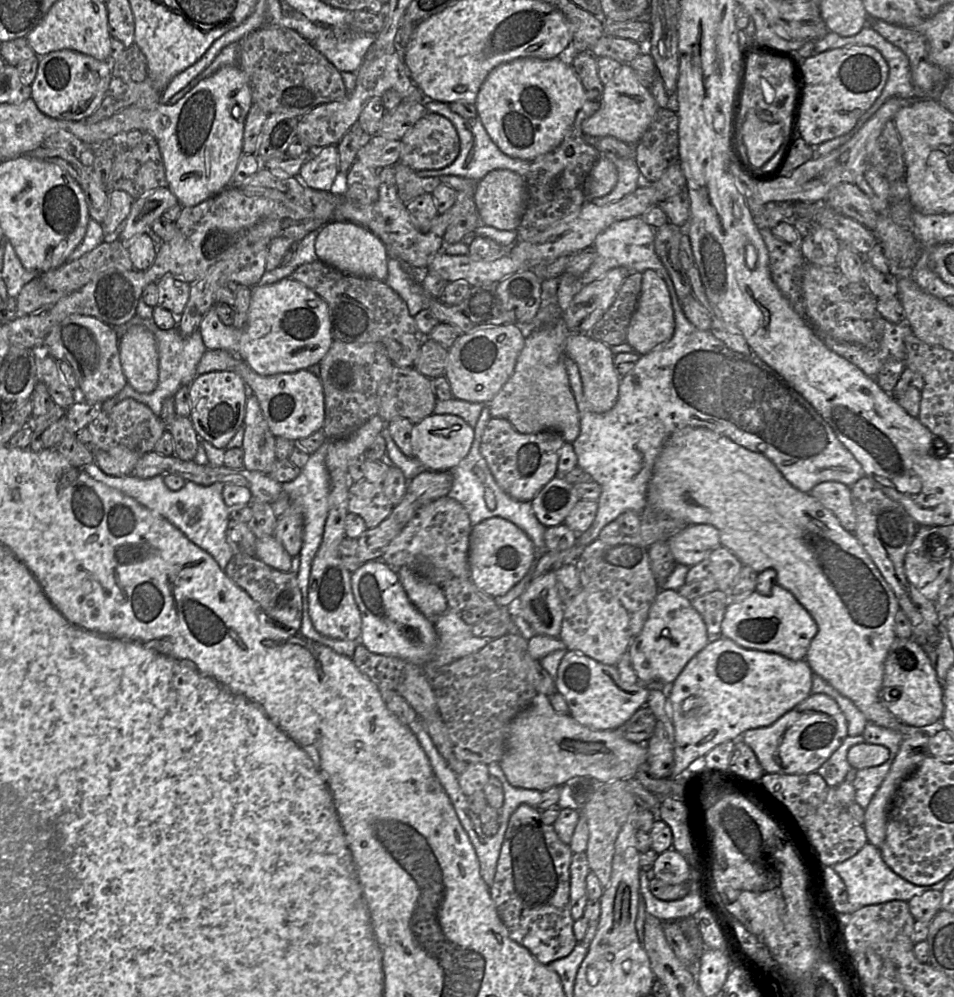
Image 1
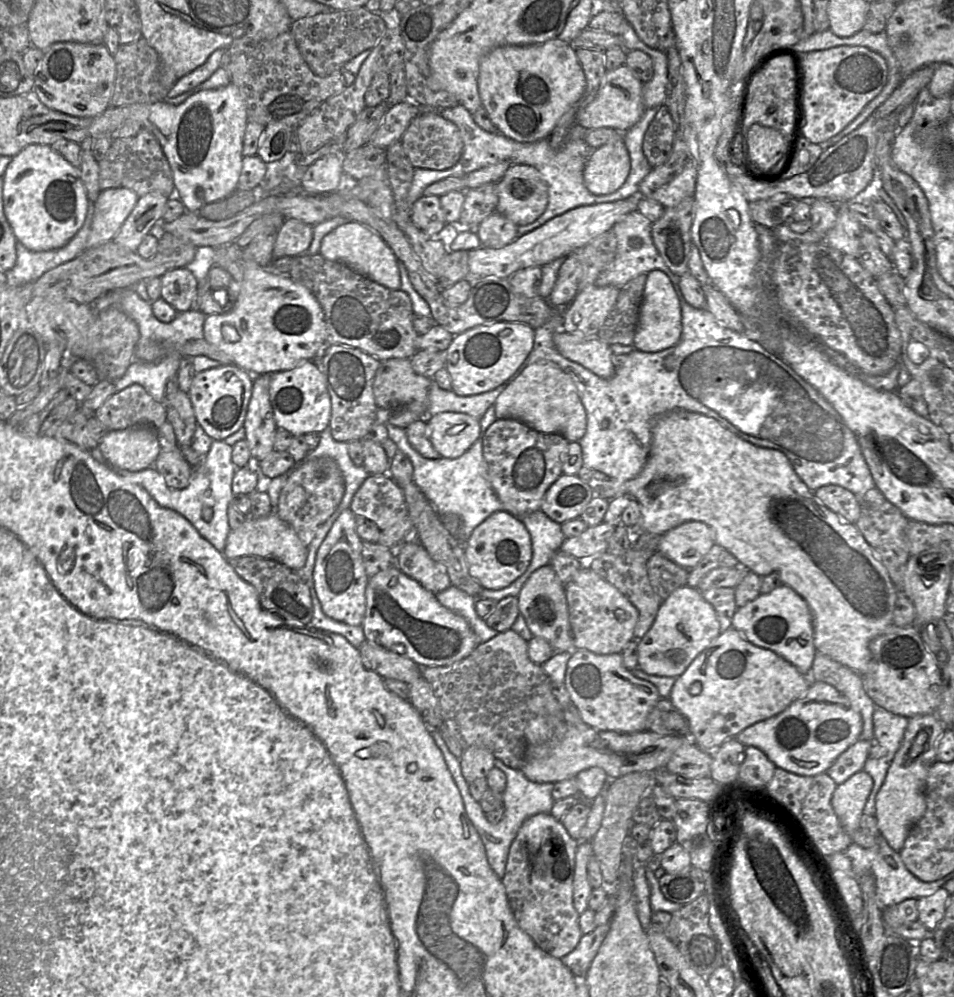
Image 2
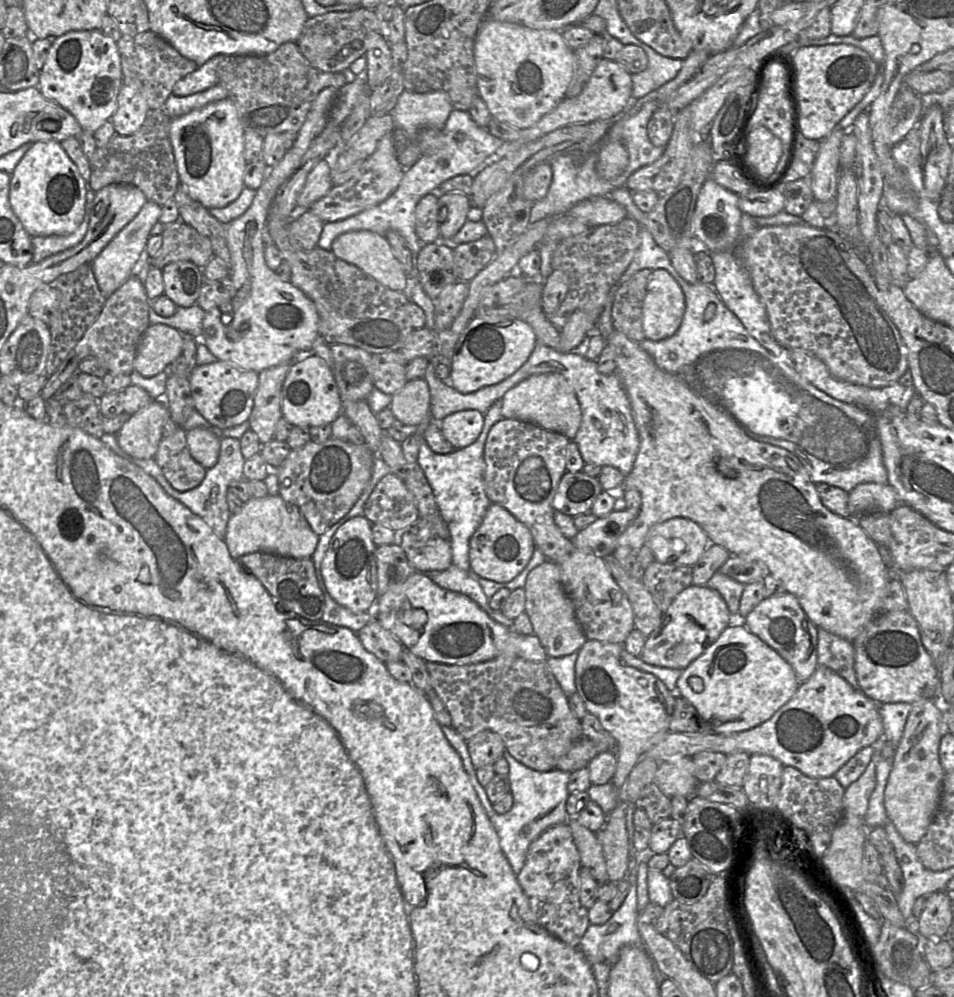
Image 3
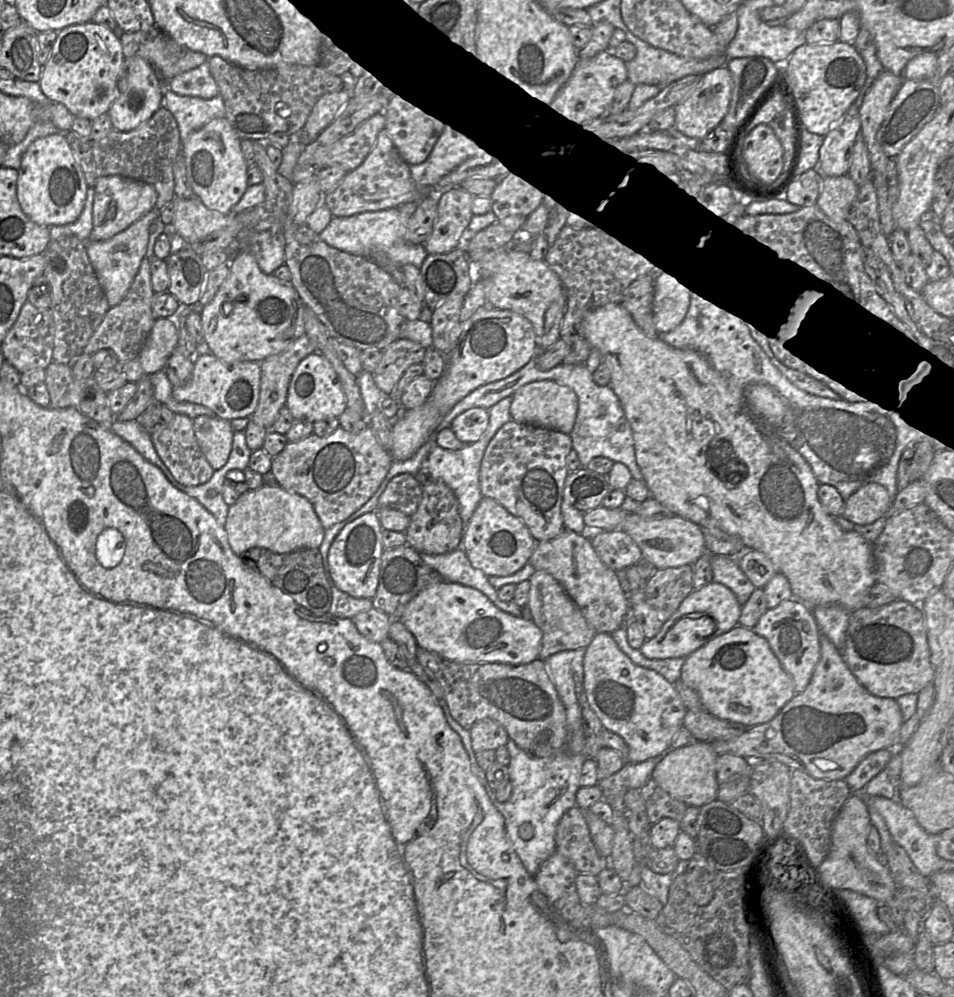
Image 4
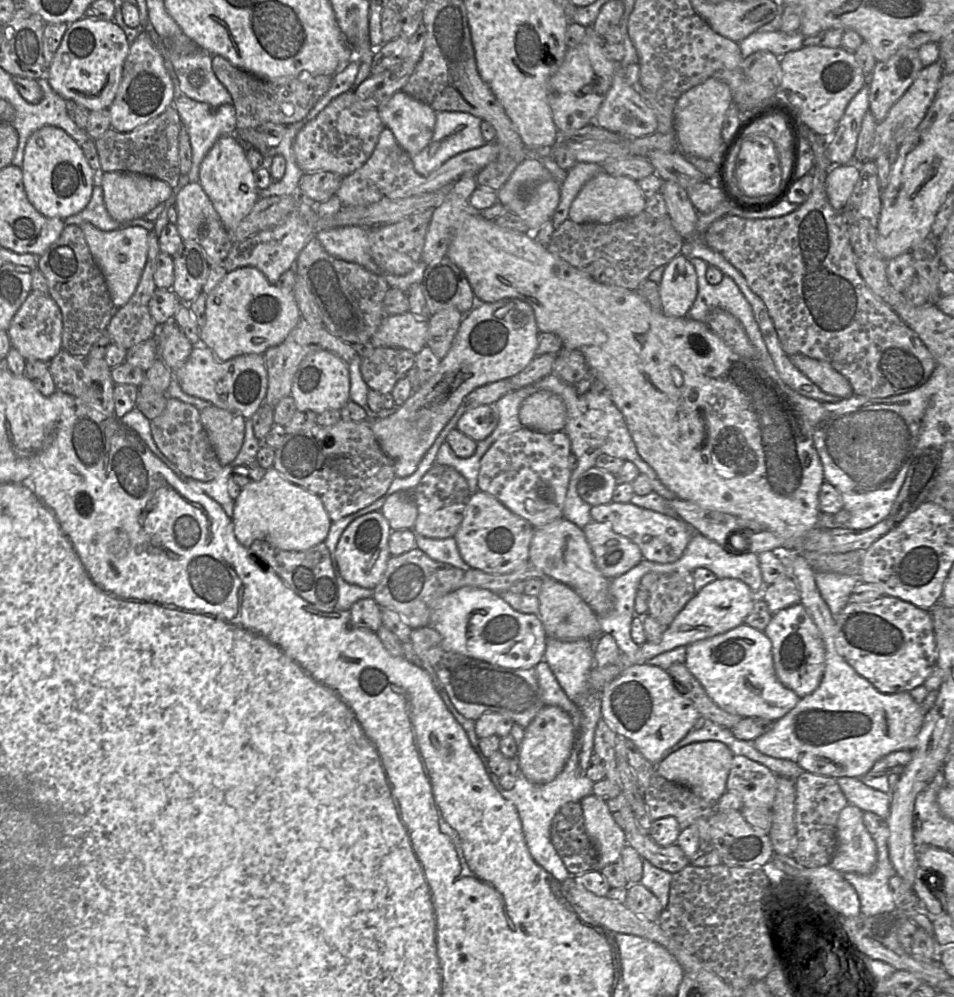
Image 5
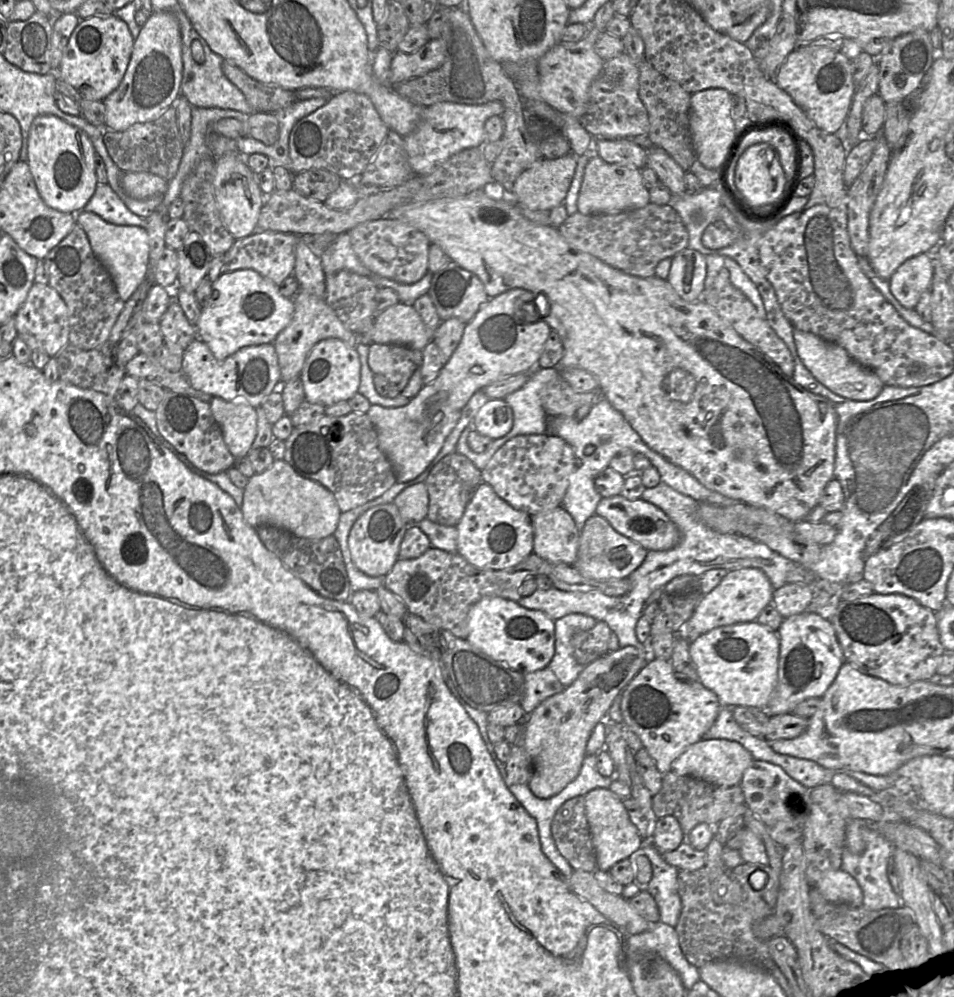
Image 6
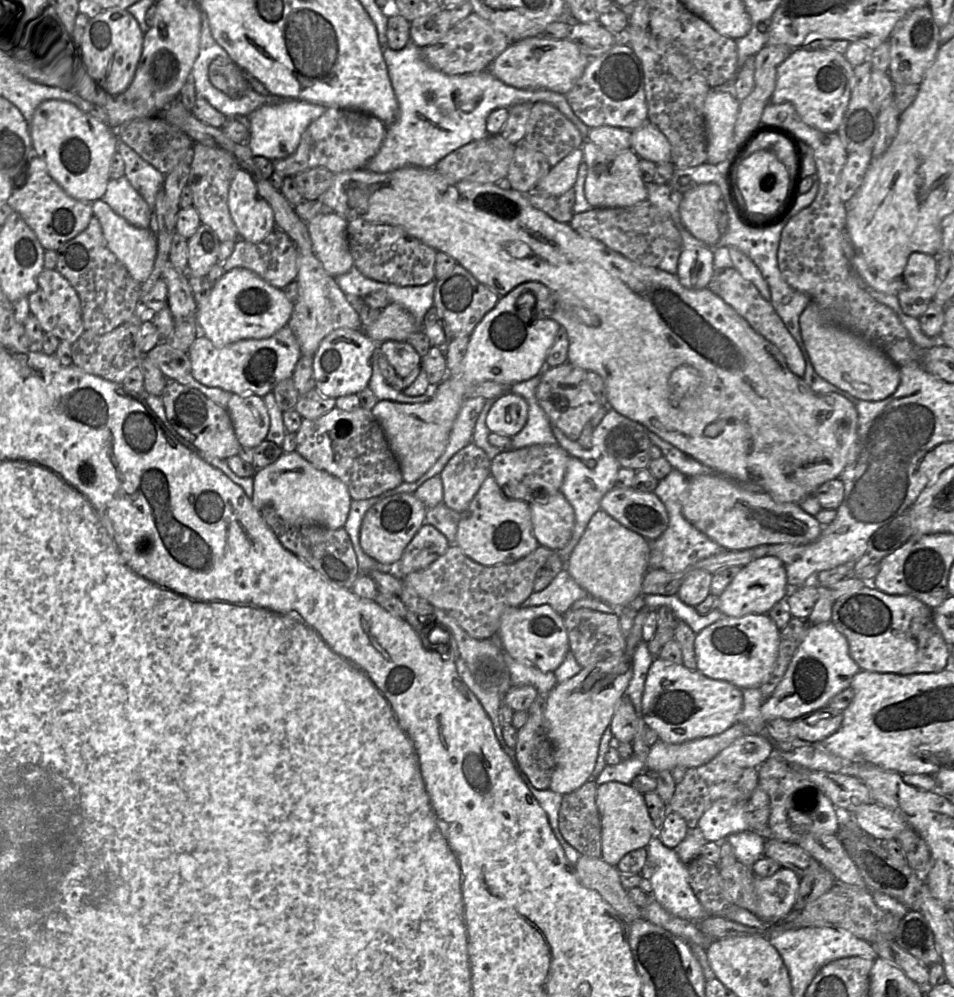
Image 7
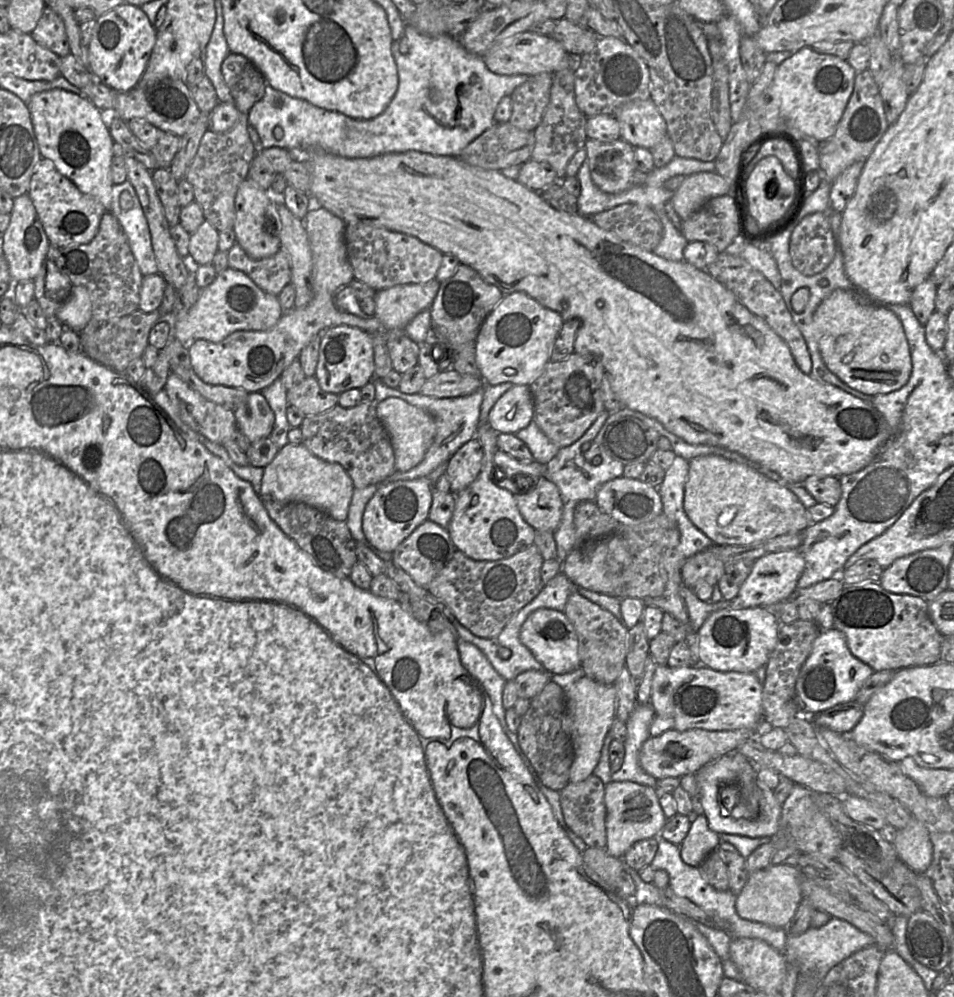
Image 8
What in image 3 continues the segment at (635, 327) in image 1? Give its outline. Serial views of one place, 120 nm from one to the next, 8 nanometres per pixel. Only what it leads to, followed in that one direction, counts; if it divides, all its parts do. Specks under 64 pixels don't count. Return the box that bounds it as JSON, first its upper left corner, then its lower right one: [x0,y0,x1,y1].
[643,269,685,341]

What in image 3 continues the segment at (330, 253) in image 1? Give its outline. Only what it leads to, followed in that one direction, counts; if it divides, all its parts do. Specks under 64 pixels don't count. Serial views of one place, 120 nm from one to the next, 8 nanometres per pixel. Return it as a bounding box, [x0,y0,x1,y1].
[331,230,408,291]

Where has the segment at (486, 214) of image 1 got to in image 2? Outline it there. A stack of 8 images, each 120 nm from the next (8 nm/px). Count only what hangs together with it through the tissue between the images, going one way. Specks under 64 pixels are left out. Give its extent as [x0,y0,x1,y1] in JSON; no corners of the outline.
[495,164,548,226]

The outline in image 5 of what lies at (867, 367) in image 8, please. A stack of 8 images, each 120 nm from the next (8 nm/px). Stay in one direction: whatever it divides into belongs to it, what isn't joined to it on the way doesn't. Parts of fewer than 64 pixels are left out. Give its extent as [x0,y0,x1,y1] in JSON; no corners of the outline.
[790,354,854,398]

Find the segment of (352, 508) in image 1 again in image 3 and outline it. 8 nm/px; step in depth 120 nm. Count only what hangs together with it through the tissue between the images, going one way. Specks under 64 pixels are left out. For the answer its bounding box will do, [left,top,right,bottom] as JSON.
[363,474,418,530]

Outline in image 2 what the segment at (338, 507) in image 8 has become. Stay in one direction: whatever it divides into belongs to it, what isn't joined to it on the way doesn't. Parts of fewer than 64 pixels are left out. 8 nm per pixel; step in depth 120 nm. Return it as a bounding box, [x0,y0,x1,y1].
[223,511,308,569]

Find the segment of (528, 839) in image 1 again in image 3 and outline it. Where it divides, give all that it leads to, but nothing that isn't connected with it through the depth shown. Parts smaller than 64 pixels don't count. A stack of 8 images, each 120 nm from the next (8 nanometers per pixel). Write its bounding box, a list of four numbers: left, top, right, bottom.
[517,823,590,946]

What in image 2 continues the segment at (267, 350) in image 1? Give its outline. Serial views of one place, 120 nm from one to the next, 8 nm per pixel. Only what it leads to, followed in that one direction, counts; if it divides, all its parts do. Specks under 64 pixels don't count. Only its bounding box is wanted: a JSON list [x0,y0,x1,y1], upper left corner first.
[203,260,325,375]

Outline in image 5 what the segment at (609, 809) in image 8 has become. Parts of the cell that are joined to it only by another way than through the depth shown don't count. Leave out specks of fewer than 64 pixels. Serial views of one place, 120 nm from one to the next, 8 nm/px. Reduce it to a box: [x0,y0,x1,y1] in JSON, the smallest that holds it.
[580,794,627,870]

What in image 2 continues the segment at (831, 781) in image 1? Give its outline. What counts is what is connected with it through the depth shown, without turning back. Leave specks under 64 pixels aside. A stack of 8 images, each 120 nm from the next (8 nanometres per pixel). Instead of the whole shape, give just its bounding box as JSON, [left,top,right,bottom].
[826,740,874,785]

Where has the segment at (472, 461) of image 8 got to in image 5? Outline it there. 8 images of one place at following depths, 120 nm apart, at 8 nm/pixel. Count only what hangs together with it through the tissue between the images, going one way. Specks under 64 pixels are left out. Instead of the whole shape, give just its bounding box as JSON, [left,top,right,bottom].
[413,464,471,539]

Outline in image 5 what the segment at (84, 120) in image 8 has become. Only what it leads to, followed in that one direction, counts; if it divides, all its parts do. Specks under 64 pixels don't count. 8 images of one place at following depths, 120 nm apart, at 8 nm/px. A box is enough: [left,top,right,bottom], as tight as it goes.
[21,125,93,219]

